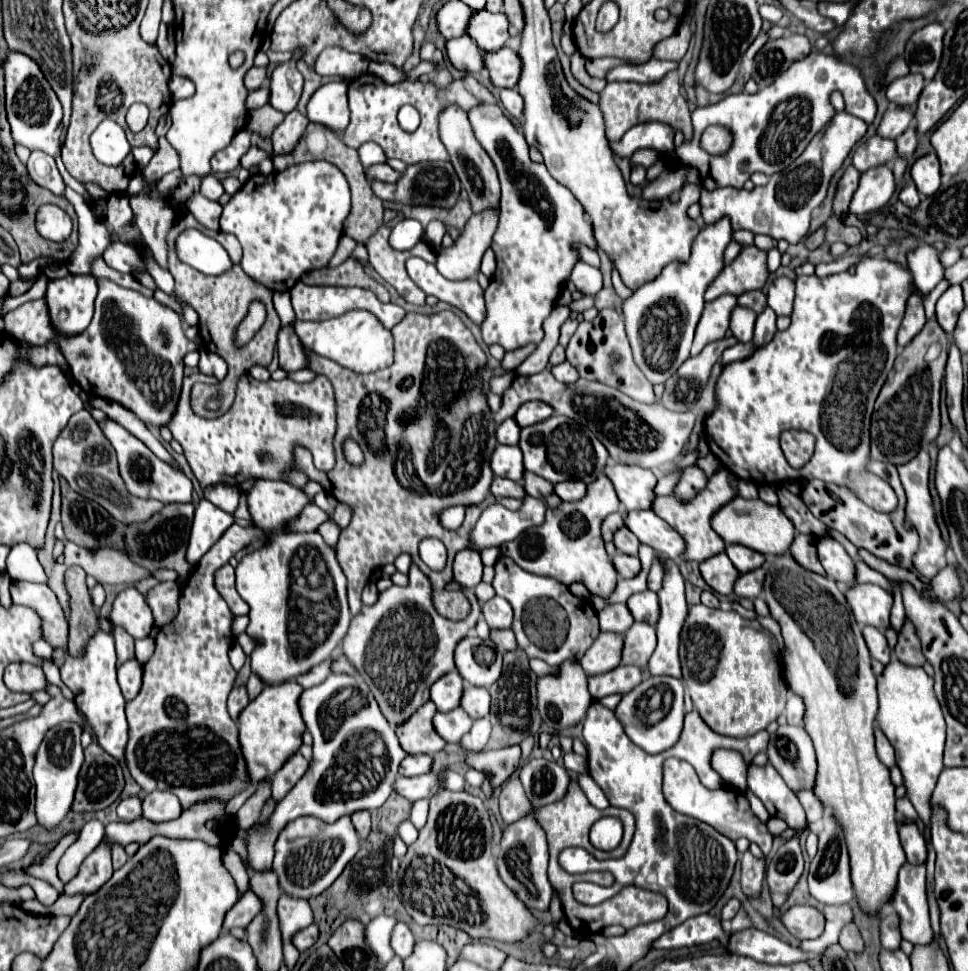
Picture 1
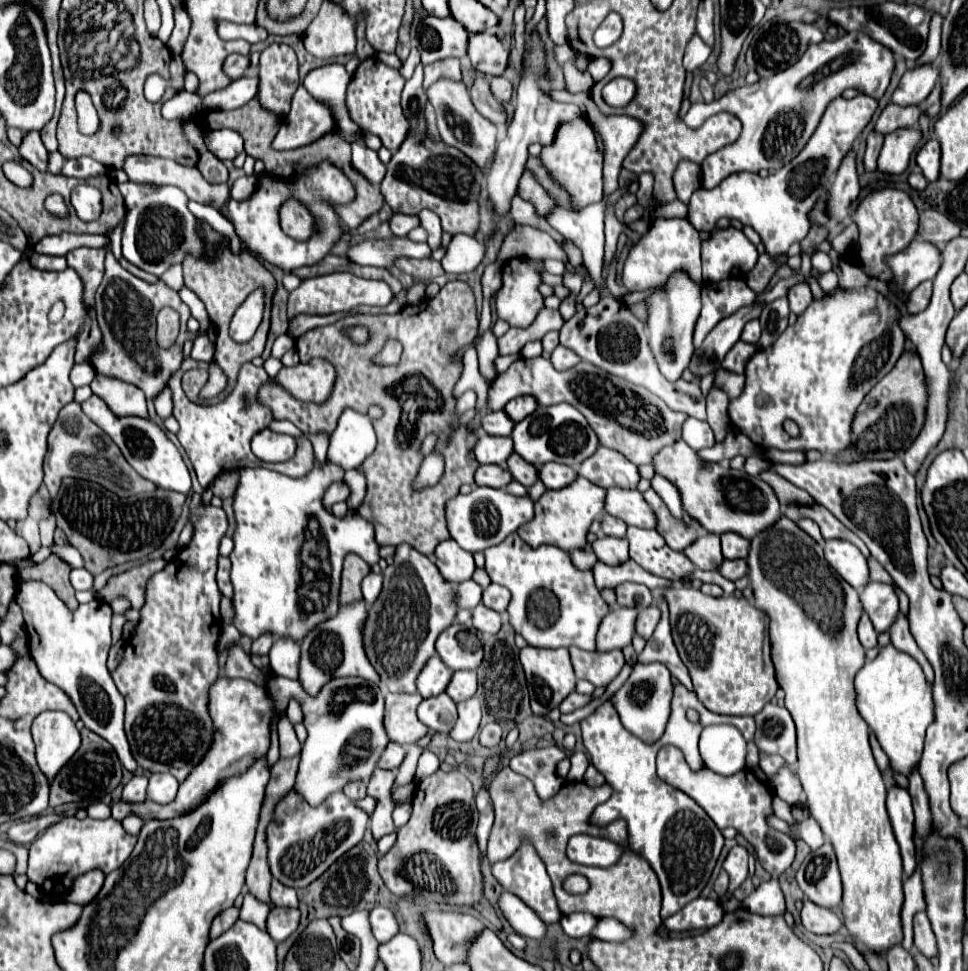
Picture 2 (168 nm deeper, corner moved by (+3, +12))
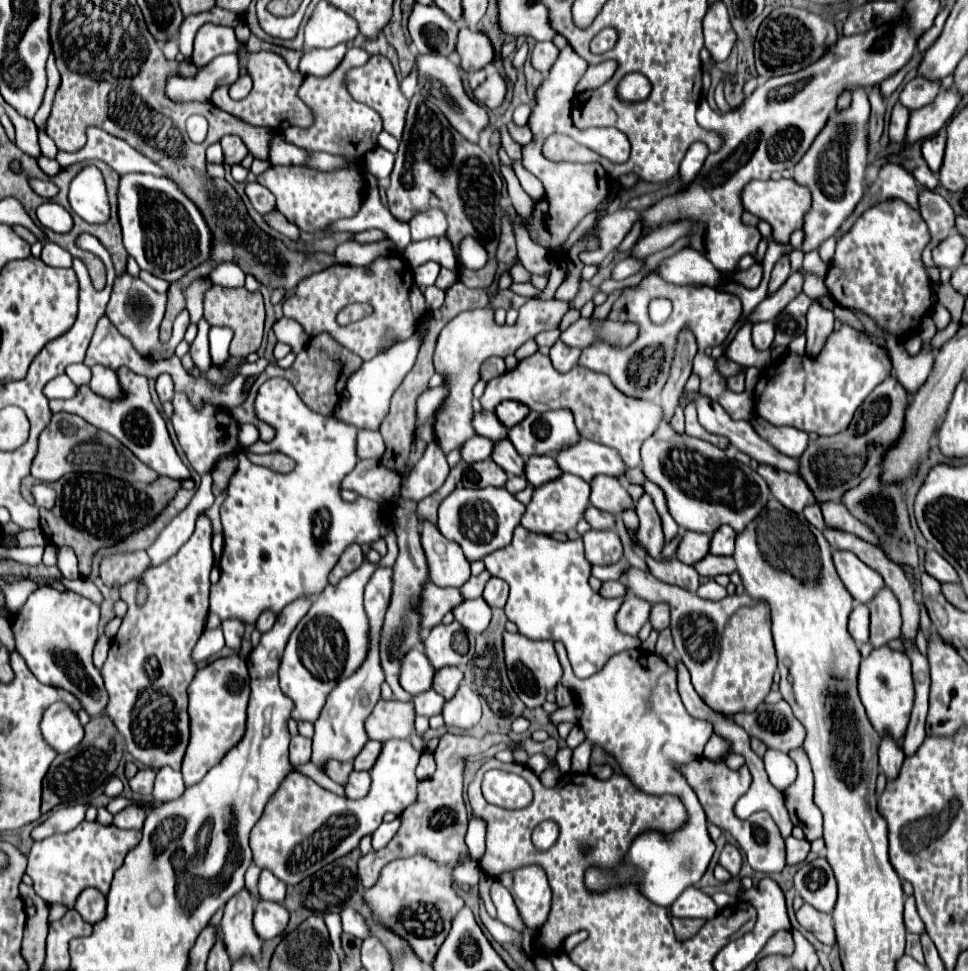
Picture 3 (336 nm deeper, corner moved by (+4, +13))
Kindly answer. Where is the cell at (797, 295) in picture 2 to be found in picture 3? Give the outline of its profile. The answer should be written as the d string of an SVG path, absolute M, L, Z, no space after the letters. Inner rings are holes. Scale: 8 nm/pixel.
M814 301L806 319L808 319L806 353L820 355L820 351L824 349L824 339L828 339L828 335L834 331L834 313L826 311L818 301Z

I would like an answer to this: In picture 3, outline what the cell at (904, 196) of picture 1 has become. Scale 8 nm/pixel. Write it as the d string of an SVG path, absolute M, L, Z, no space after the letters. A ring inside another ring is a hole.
M928 165L916 167L912 173L914 173L914 177L916 177L916 181L918 181L920 185L924 185L924 187L928 187L928 189L936 189L936 187L938 187L938 179L936 179L936 175L930 171Z

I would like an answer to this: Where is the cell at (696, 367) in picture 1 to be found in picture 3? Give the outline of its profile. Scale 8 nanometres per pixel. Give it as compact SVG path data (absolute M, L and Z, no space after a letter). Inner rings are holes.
M792 273L788 277L788 281L774 293L768 295L750 315L750 321L758 323L758 321L772 321L796 295L802 293L802 285L804 285L804 275L802 273Z

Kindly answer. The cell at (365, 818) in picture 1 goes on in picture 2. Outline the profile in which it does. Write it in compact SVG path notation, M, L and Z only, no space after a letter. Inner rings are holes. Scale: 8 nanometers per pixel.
M351 782L351 784L347 784L347 786L343 788L343 794L345 794L349 800L353 800L353 802L363 800L363 798L367 796L367 792L365 792L365 782Z

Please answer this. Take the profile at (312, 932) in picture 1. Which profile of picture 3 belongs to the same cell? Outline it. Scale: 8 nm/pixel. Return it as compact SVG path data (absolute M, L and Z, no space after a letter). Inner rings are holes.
M258 901L254 909L254 931L260 935L260 939L272 939L280 935L288 925L288 911L280 903L272 901Z

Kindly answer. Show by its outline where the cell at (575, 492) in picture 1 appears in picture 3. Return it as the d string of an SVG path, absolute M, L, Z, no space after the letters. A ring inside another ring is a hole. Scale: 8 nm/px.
M530 457L524 463L524 477L528 479L530 485L540 487L546 481L552 481L560 475L560 469L556 467L556 461L552 457Z

